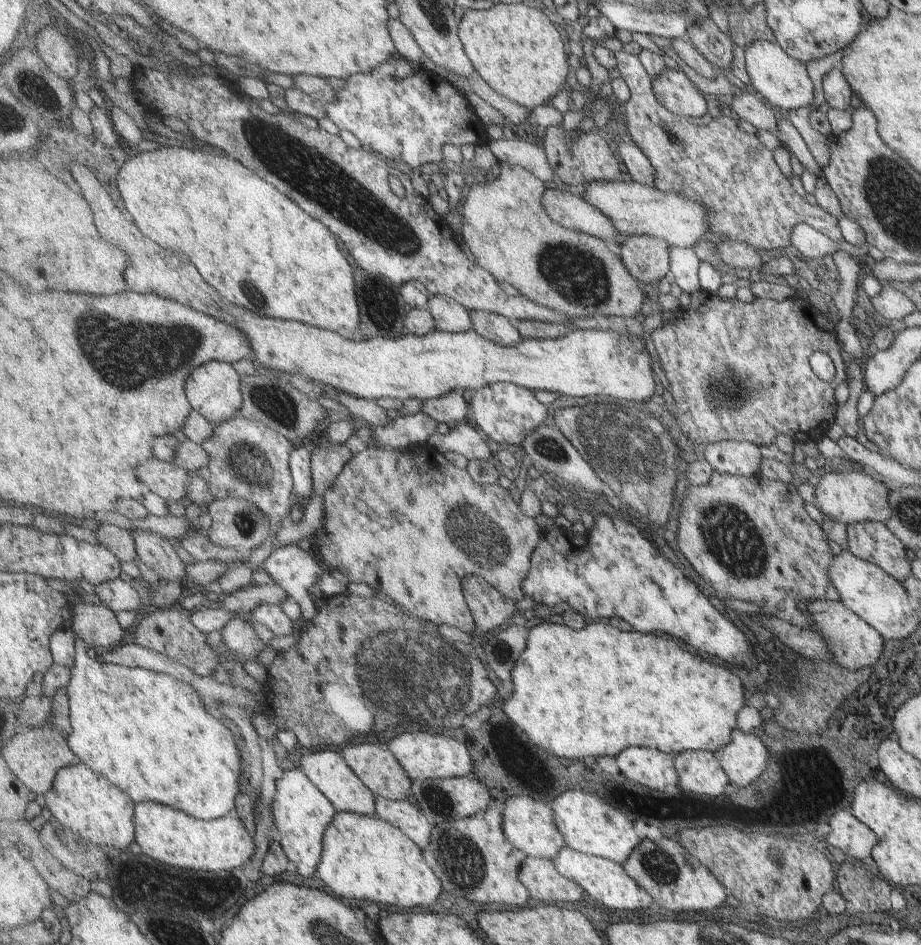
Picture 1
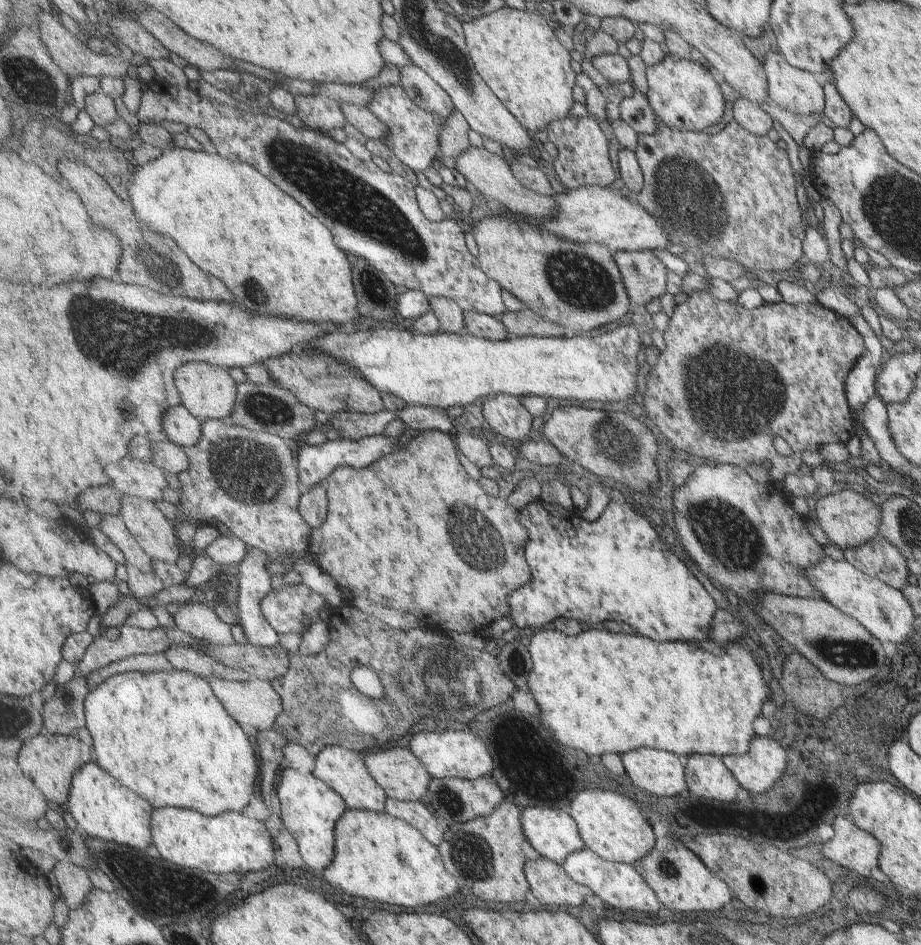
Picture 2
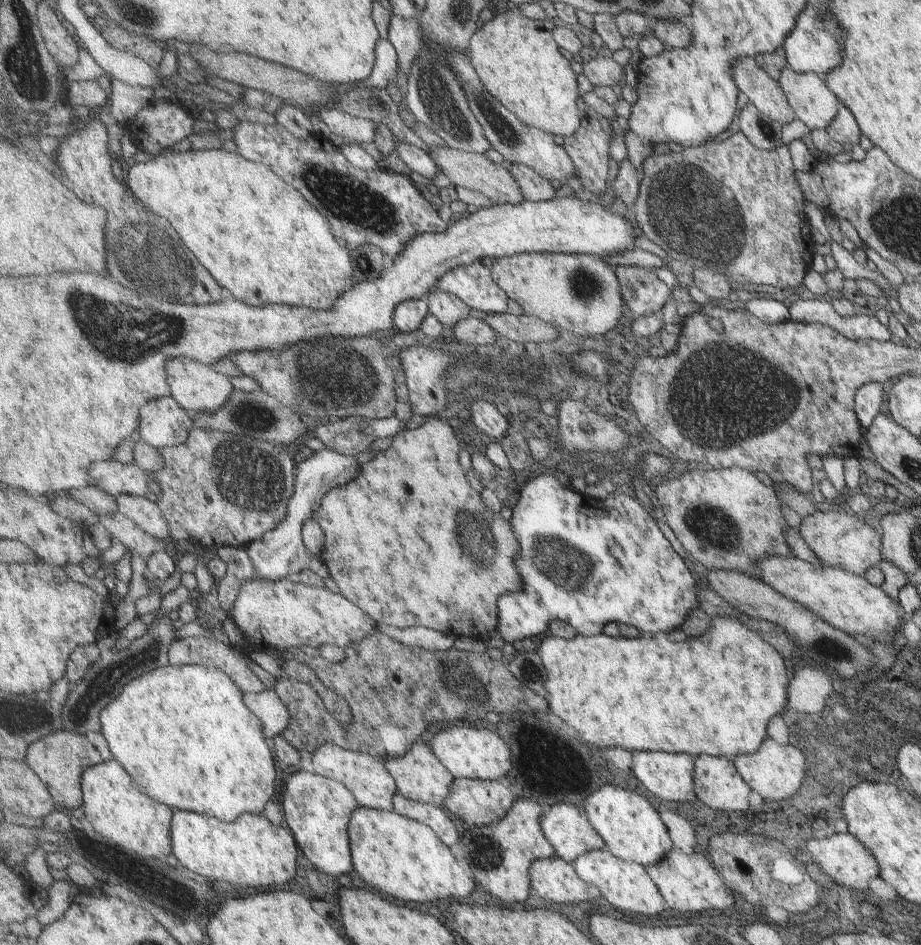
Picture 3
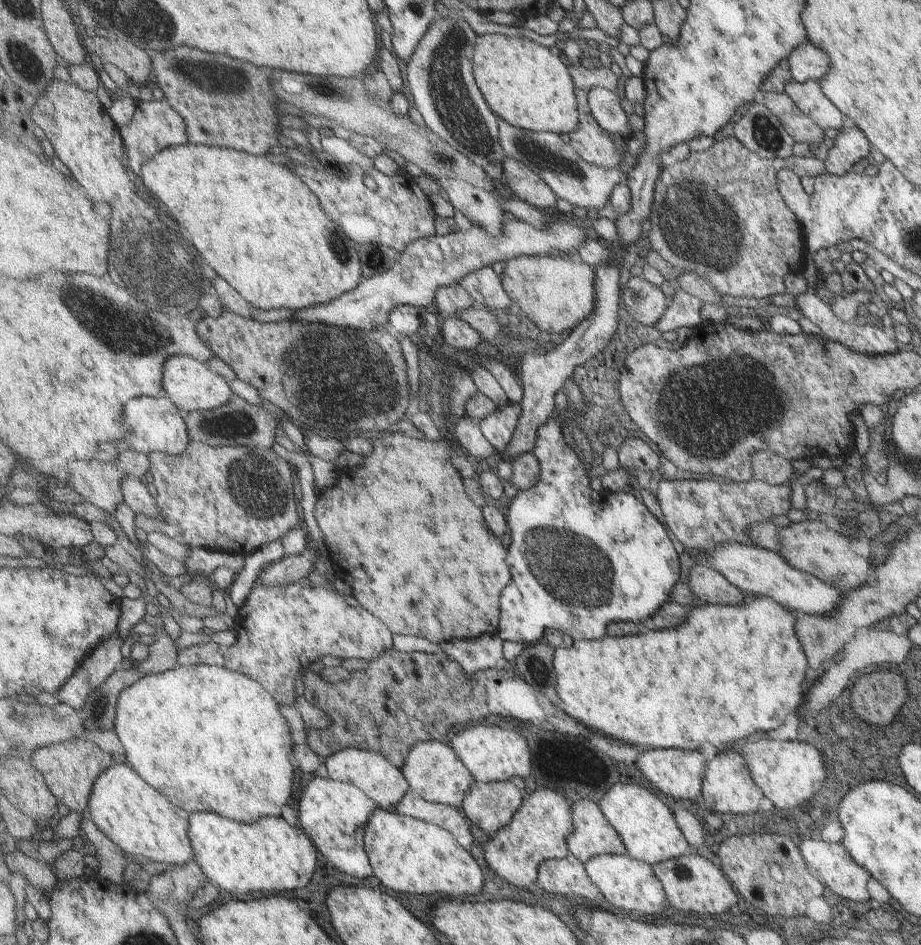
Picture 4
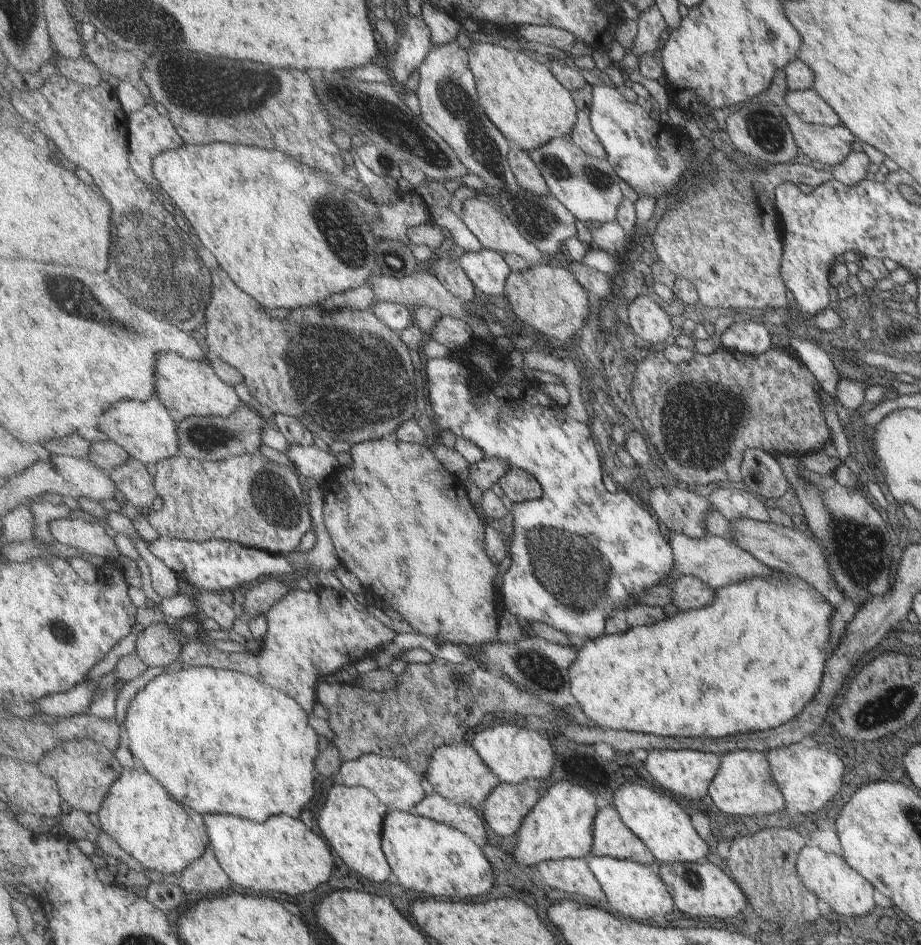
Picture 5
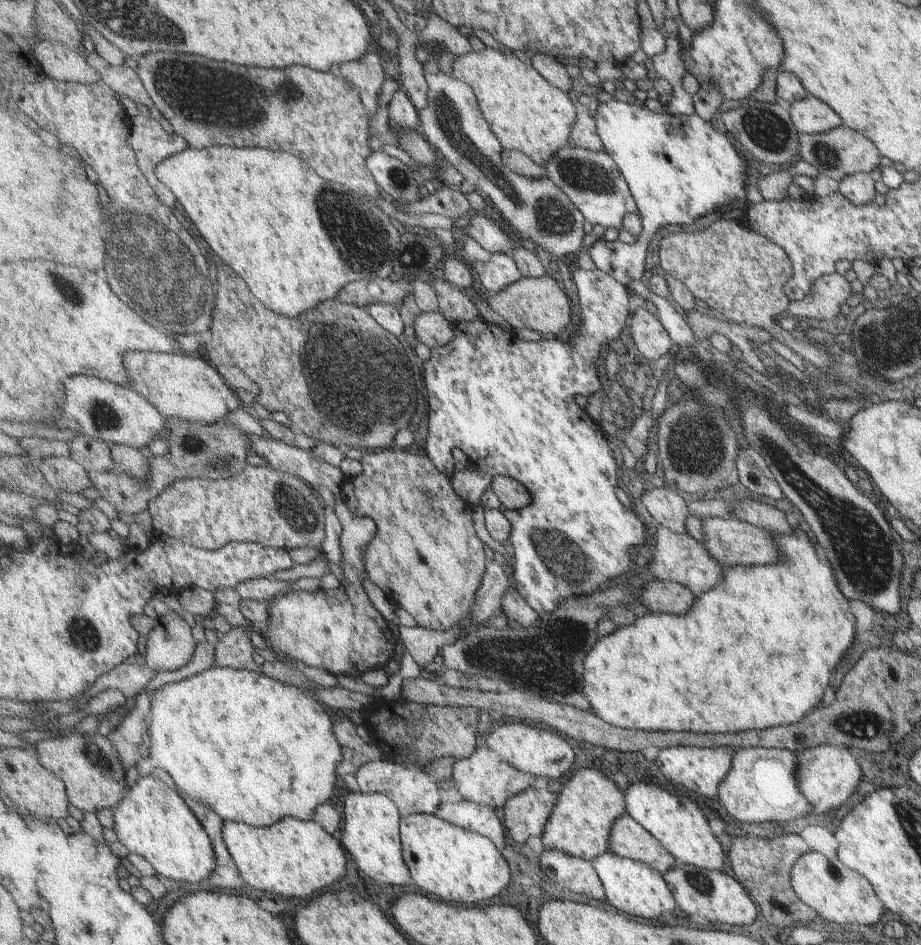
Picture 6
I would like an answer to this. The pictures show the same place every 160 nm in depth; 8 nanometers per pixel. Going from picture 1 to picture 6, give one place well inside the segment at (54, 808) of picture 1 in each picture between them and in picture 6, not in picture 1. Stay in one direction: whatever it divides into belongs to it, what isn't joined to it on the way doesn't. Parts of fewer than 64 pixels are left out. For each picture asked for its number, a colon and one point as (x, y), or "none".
2: (105, 810)
3: (113, 806)
4: (143, 822)
5: (166, 836)
6: (154, 820)

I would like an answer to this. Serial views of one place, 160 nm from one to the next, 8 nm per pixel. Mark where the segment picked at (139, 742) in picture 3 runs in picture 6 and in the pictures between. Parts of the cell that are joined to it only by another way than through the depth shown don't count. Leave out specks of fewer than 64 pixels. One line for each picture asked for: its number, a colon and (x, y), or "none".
4: (213, 739)
5: (222, 741)
6: (257, 749)

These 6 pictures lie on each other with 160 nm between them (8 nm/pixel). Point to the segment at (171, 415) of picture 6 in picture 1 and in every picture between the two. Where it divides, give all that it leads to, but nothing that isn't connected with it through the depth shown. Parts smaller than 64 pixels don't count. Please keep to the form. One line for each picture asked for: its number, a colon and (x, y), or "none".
1: (214, 389)
2: (208, 391)
3: (194, 385)
4: (188, 382)
5: (193, 388)

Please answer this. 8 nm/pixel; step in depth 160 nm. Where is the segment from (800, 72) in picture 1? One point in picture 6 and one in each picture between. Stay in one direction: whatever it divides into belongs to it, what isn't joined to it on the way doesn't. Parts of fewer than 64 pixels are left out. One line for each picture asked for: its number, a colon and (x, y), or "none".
2: (796, 90)
3: (813, 103)
4: (811, 101)
5: (808, 105)
6: (809, 116)

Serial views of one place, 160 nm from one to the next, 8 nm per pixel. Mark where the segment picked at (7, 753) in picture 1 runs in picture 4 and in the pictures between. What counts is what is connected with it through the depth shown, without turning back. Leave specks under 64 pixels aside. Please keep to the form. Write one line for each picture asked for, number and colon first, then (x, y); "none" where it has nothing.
2: (51, 760)
3: (61, 759)
4: (71, 769)

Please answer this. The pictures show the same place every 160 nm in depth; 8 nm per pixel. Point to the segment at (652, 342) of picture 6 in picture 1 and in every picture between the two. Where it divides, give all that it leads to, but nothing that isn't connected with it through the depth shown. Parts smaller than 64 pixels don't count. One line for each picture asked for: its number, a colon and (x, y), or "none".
1: (646, 258)
2: (644, 277)
3: (644, 293)
4: (643, 302)
5: (648, 322)

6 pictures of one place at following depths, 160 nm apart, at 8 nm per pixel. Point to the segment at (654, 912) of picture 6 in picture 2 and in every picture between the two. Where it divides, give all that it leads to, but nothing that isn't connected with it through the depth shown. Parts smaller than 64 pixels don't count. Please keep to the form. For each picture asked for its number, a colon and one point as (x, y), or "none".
2: (618, 884)
3: (626, 886)
4: (629, 885)
5: (635, 890)

